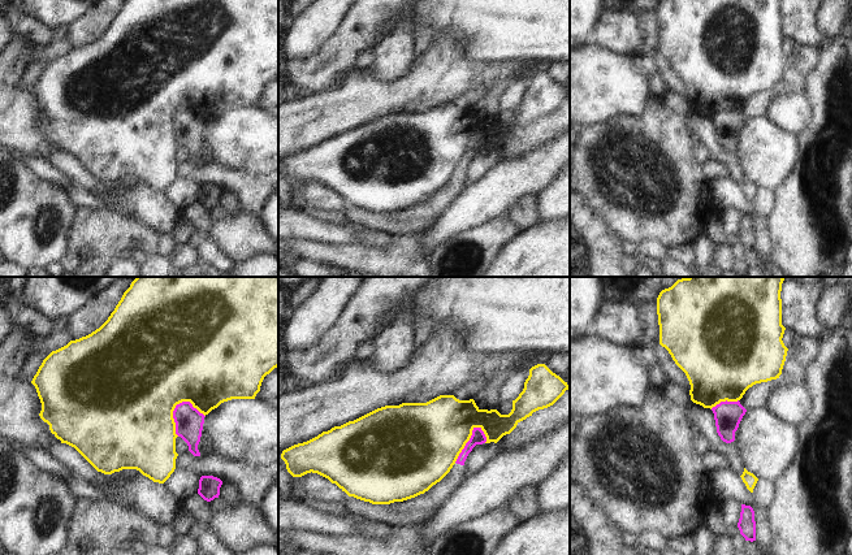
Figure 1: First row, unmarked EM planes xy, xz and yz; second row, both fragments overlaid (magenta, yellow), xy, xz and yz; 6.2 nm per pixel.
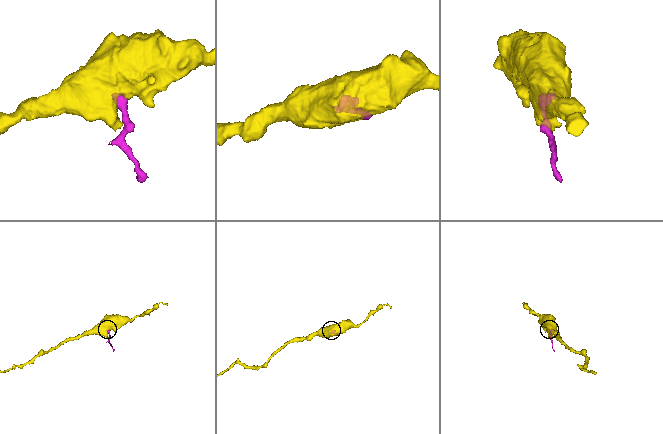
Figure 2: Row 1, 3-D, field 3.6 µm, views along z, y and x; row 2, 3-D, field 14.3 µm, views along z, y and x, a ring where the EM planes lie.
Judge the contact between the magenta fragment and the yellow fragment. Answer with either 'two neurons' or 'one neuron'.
two neurons

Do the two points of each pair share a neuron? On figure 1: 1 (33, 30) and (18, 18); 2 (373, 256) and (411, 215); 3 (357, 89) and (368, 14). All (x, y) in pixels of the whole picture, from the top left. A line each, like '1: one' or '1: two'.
1: one
2: two
3: two

